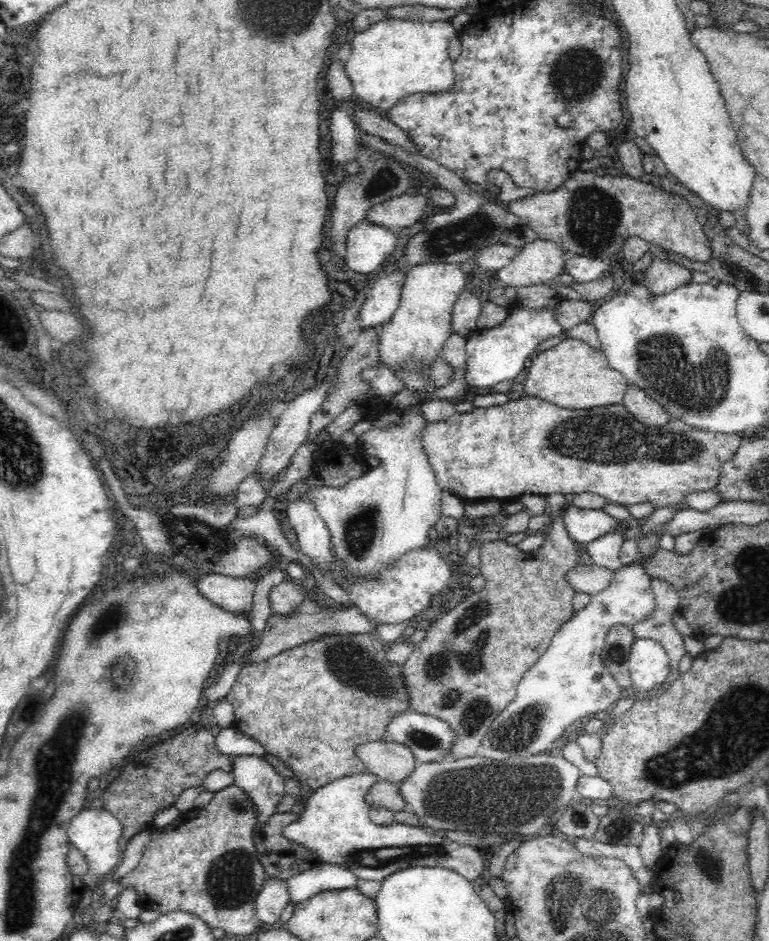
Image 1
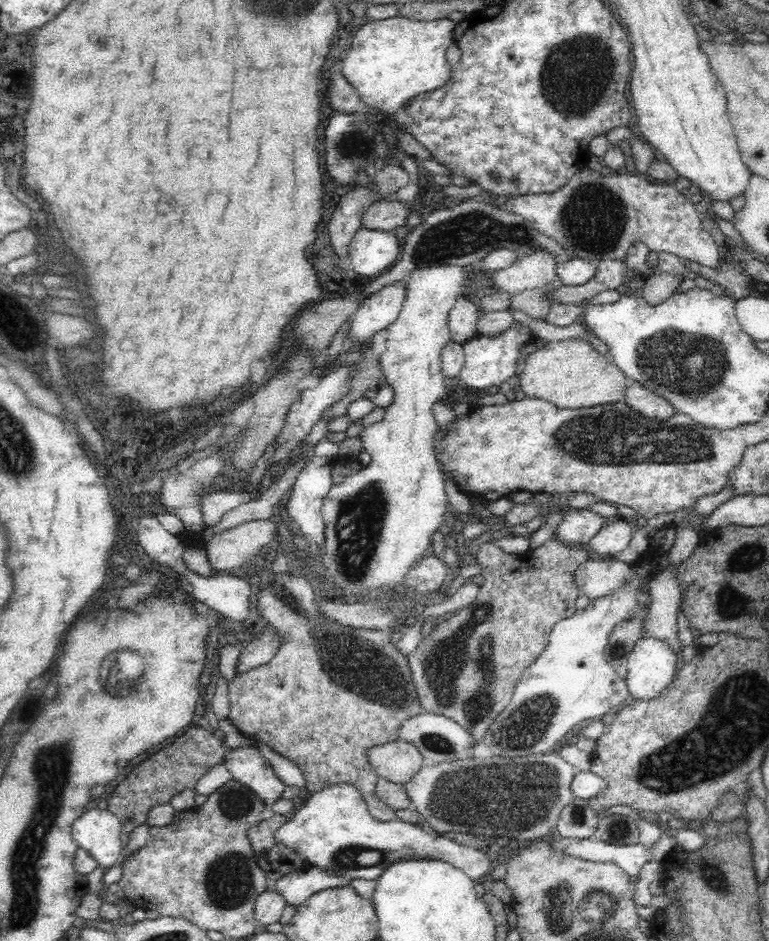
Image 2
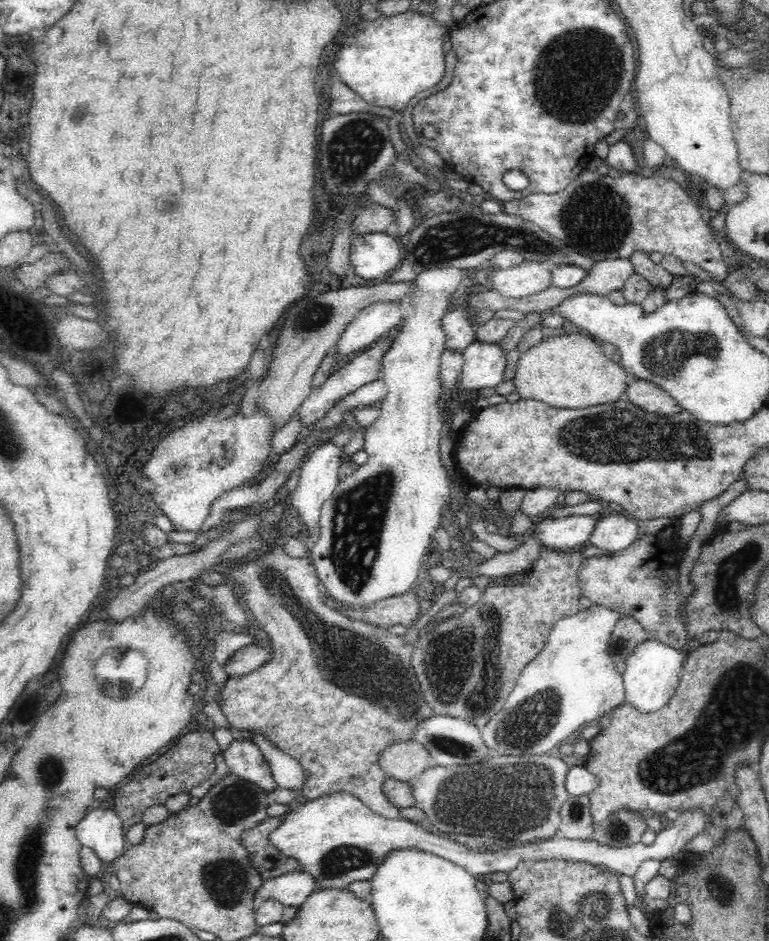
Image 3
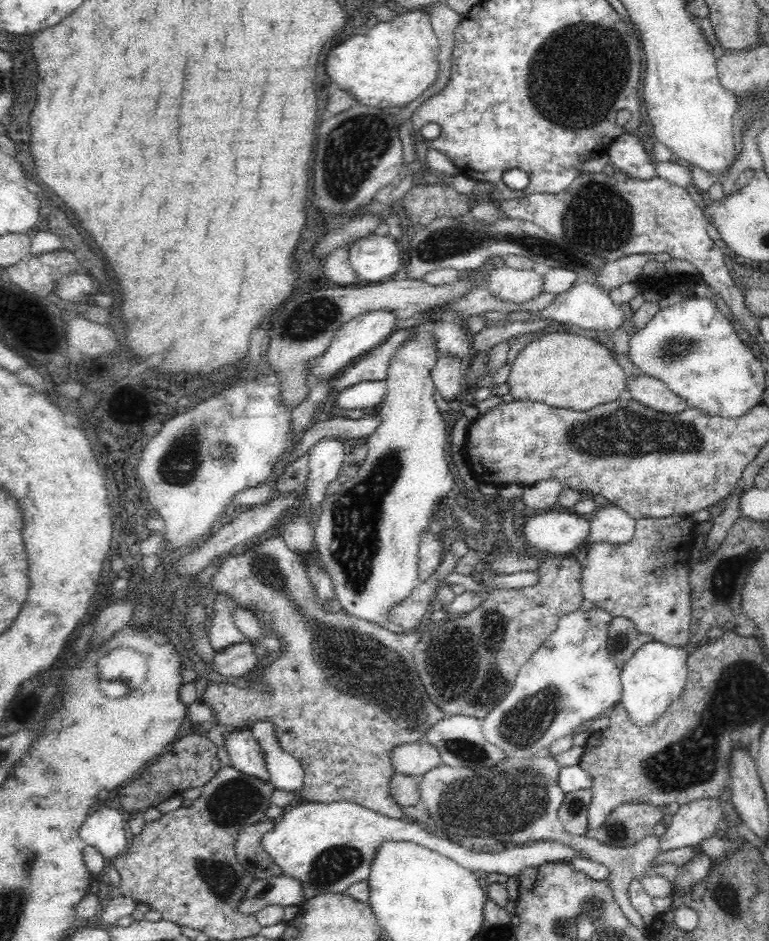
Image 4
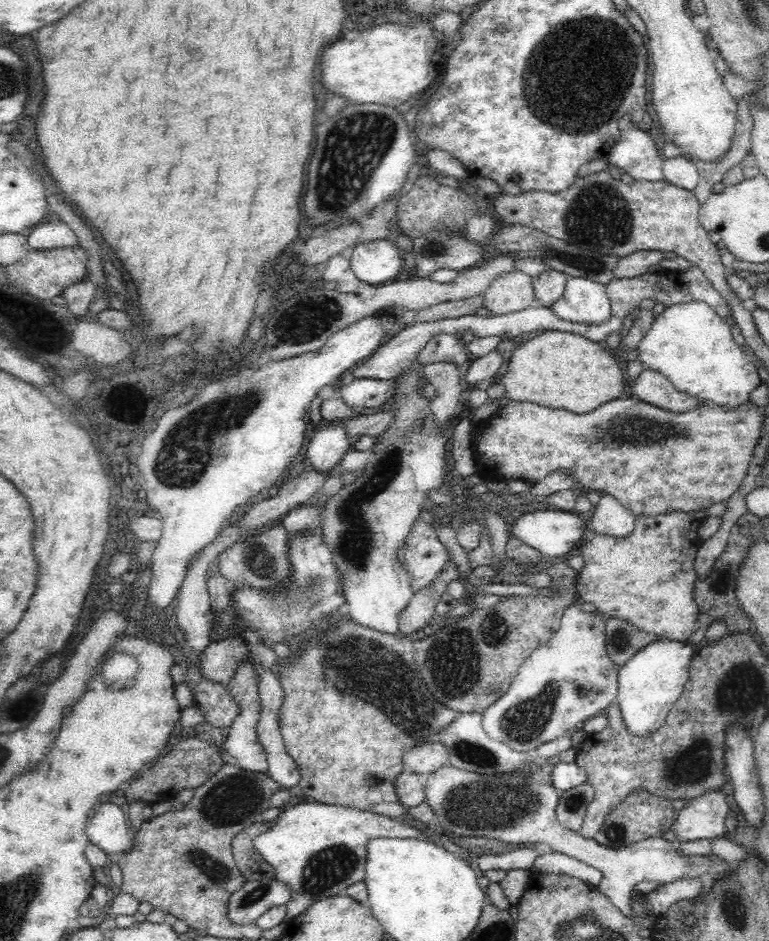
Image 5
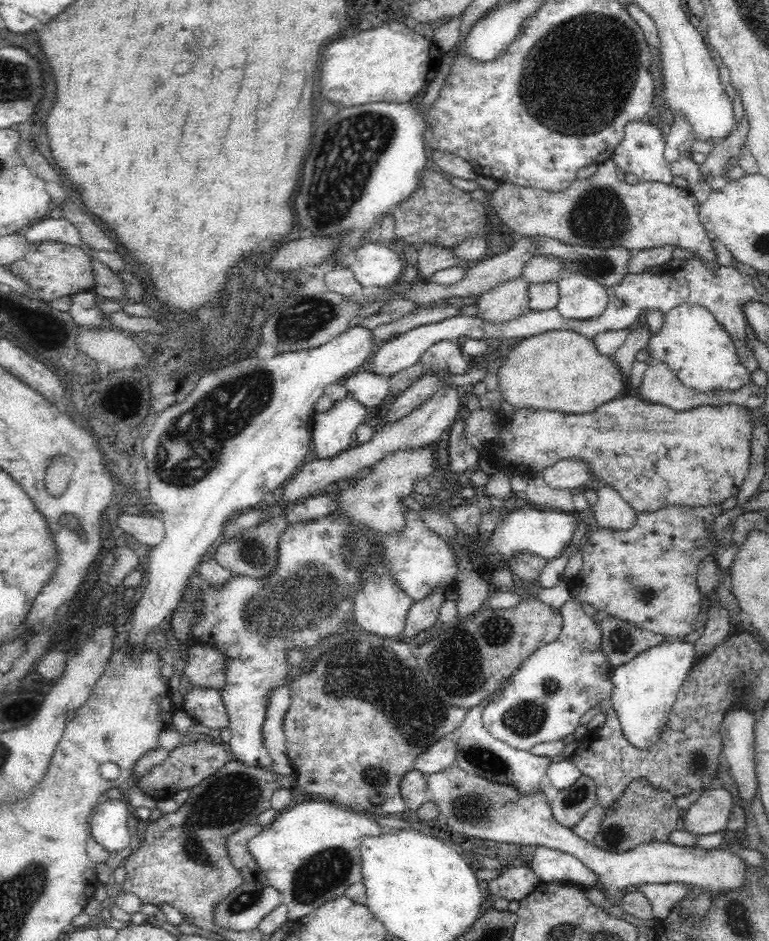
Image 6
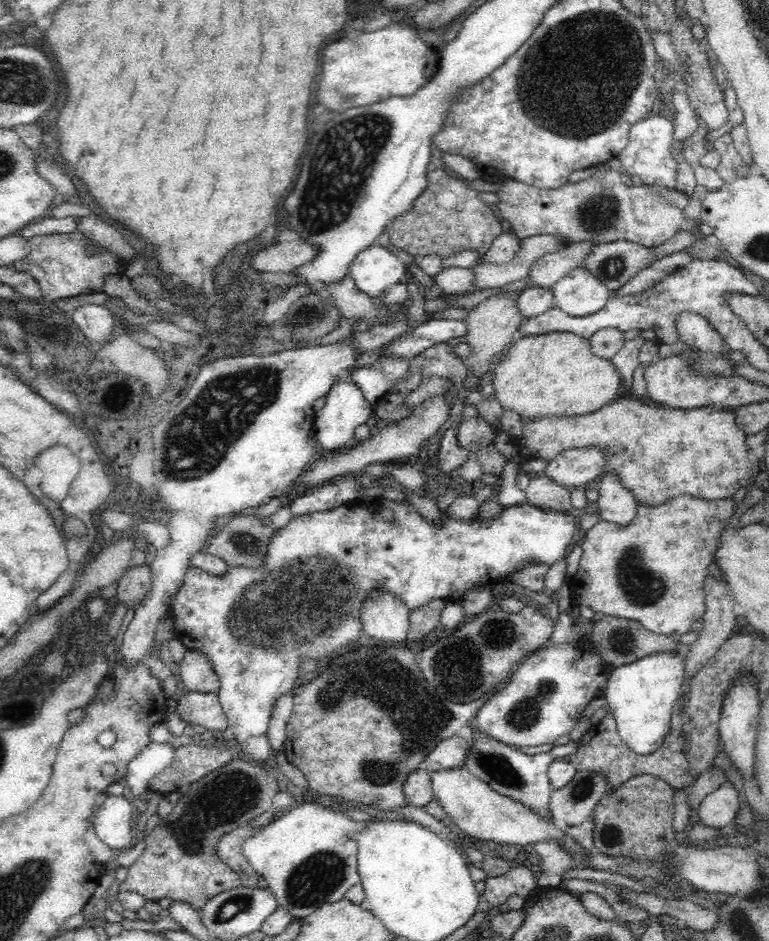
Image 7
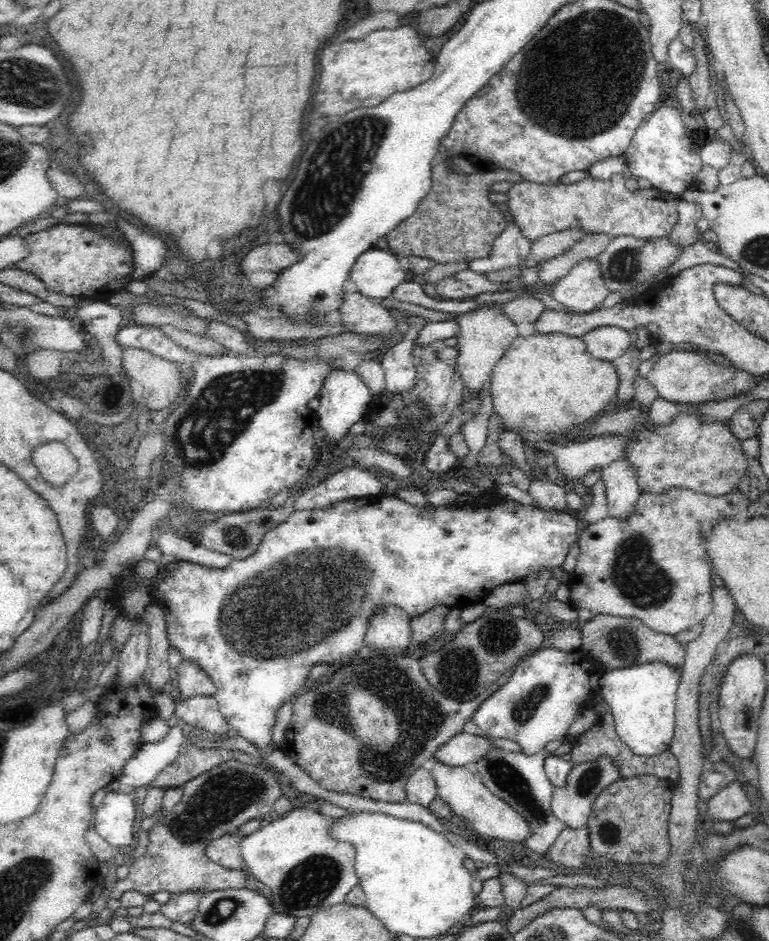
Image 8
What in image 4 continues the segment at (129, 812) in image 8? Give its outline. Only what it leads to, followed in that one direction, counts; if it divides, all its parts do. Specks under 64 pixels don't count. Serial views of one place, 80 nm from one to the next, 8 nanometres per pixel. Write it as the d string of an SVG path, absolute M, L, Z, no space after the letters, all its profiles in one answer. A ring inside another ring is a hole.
M97 806L80 827L82 840L99 850L105 858L115 858L124 854L126 845L126 821L116 808Z

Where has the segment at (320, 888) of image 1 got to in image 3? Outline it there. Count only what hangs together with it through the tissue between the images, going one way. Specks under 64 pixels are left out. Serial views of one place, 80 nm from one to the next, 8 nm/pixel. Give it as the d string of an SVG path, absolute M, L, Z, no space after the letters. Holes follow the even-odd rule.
M300 870L266 880L261 879L260 882L261 886L258 886L258 890L254 894L254 910L266 899L274 899L285 907L299 907L314 891L314 877L302 873Z

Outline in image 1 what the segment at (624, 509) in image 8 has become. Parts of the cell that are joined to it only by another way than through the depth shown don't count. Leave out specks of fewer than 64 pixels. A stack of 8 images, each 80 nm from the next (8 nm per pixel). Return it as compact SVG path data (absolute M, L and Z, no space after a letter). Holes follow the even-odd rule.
M618 530L596 538L587 544L586 550L594 565L610 571L616 571L623 565L619 560L622 544L626 541L626 535Z

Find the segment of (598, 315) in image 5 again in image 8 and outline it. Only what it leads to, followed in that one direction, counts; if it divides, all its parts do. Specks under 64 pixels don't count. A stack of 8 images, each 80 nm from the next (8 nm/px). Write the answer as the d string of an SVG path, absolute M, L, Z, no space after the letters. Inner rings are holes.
M584 258L576 262L548 294L572 312L588 312L609 295L610 291L597 258Z

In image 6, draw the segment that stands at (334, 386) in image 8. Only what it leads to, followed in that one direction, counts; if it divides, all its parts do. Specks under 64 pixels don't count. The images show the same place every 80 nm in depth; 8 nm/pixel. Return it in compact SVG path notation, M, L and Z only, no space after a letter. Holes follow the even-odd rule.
M347 392L344 396L334 400L334 404L328 410L315 412L311 435L317 458L336 457L342 451L350 449L354 444L355 430L359 424L365 422L367 412L368 409L360 404L351 392Z

